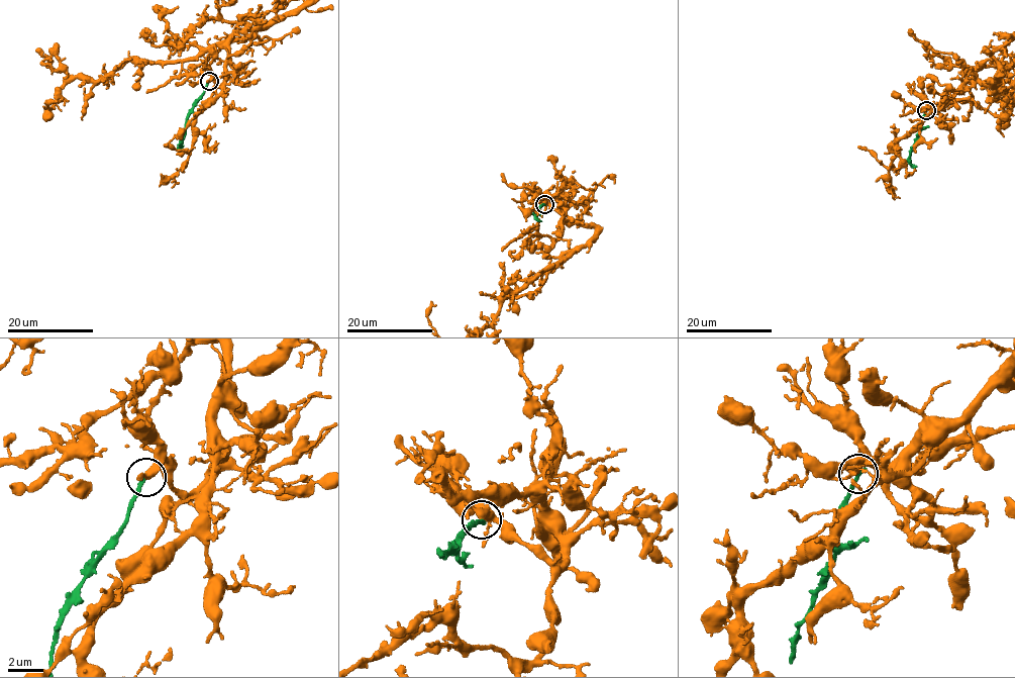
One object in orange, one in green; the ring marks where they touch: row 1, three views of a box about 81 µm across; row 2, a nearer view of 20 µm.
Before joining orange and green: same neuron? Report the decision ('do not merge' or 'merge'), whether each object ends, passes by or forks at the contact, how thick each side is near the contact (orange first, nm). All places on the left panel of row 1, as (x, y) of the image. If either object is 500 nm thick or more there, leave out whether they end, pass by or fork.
do not merge | orange passes by | green ends | 340/280 nm

